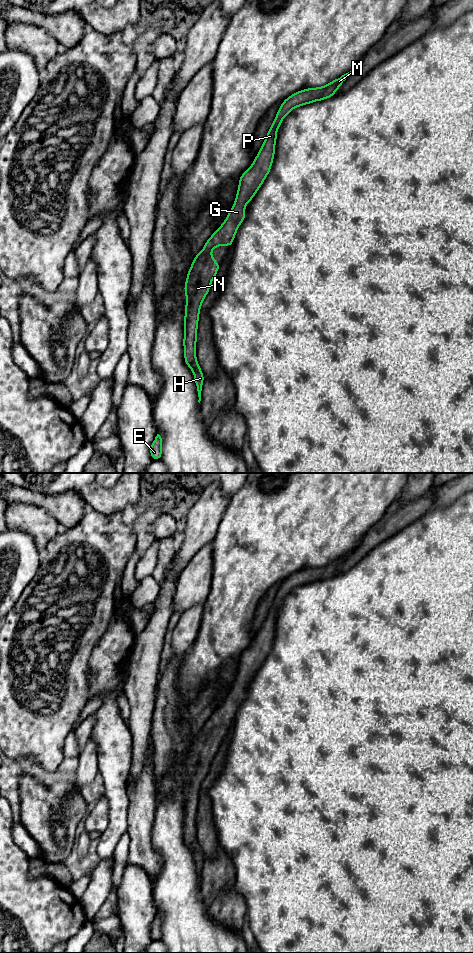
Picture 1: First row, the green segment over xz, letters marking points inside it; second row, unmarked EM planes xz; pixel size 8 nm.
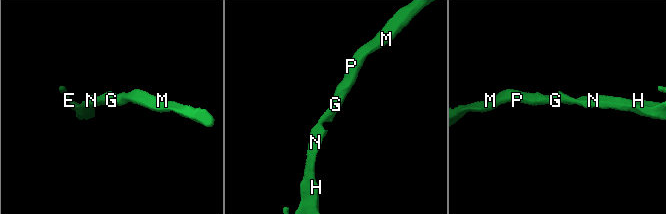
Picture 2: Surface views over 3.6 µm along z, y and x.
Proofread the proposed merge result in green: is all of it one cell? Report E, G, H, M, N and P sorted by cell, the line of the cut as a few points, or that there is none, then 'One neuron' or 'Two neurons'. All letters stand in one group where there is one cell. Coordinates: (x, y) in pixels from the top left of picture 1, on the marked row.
Groups: E G H M N P. No split. One neuron

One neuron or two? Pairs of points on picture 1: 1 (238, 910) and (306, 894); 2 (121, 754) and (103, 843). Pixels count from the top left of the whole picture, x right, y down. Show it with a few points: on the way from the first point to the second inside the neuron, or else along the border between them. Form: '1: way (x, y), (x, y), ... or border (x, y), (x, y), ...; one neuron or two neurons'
1: border (233, 888), (244, 900), (246, 917); two neurons
2: way (117, 776), (117, 821); one neuron

